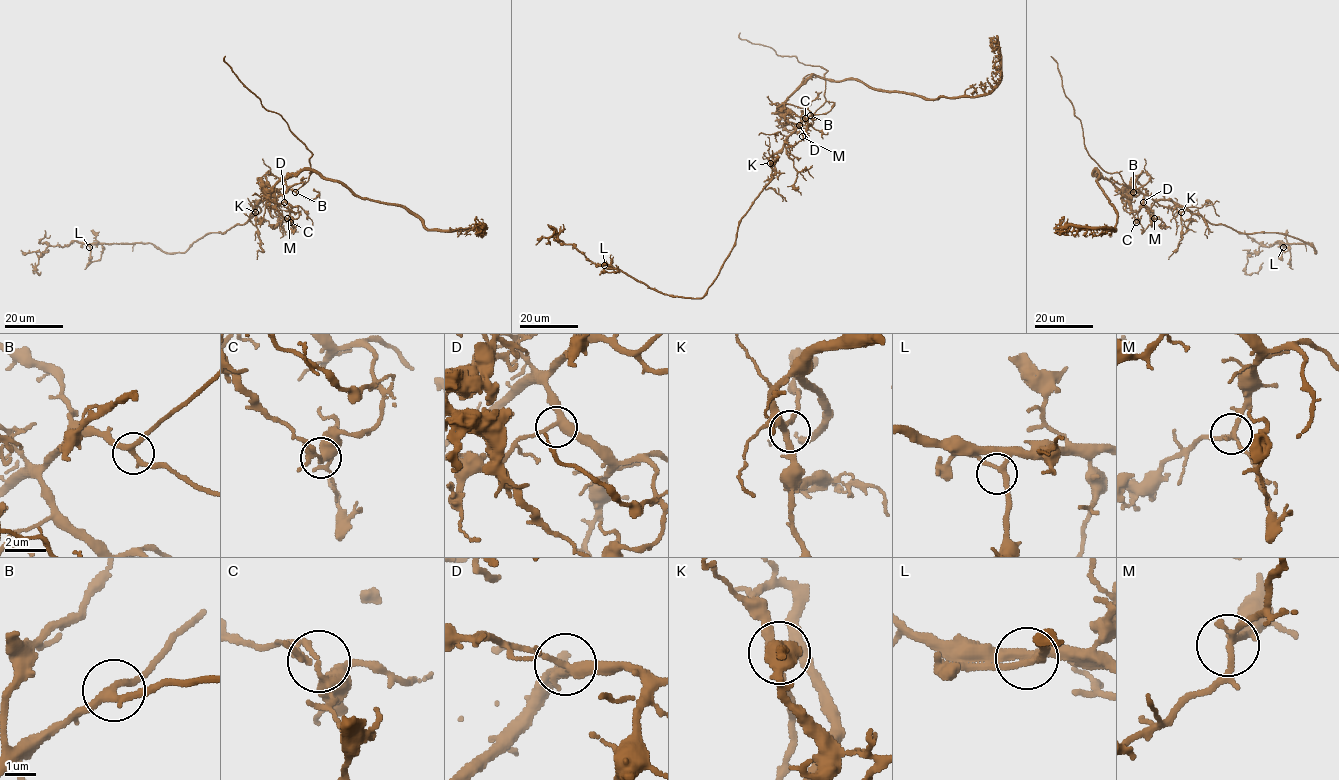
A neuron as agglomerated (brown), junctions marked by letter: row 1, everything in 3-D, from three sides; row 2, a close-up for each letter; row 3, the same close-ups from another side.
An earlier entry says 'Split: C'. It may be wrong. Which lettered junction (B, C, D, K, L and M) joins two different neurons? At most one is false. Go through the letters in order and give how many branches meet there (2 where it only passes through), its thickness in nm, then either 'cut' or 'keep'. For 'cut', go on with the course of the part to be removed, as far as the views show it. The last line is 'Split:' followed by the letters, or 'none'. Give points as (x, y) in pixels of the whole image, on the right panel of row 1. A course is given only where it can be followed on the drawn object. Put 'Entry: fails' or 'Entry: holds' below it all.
B: 3 branches meet; 240 nm thick; keep
C: 3 branches meet; 190 nm thick; cut; foreign part runs (1136, 222), (1150, 196), (1213, 224), (1284, 234), (1316, 250), (1263, 245), (1245, 274), (1263, 263)
D: 3 branches meet; 320 nm thick; keep
K: 3 branches meet; 260 nm thick; keep
L: 3 branches meet; 180 nm thick; keep
M: 4 branches meet; 180 nm thick; keep
Split: C
Entry: holds

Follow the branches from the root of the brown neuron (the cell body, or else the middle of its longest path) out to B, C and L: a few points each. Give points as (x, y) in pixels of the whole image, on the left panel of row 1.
B: (258, 206), (260, 201), (275, 199), (288, 190), (295, 192)
C: (258, 206), (260, 201), (282, 196), (298, 207), (298, 217), (290, 222)
L: (258, 206), (261, 210), (244, 224), (209, 233), (184, 252), (164, 252), (150, 243), (89, 247)

